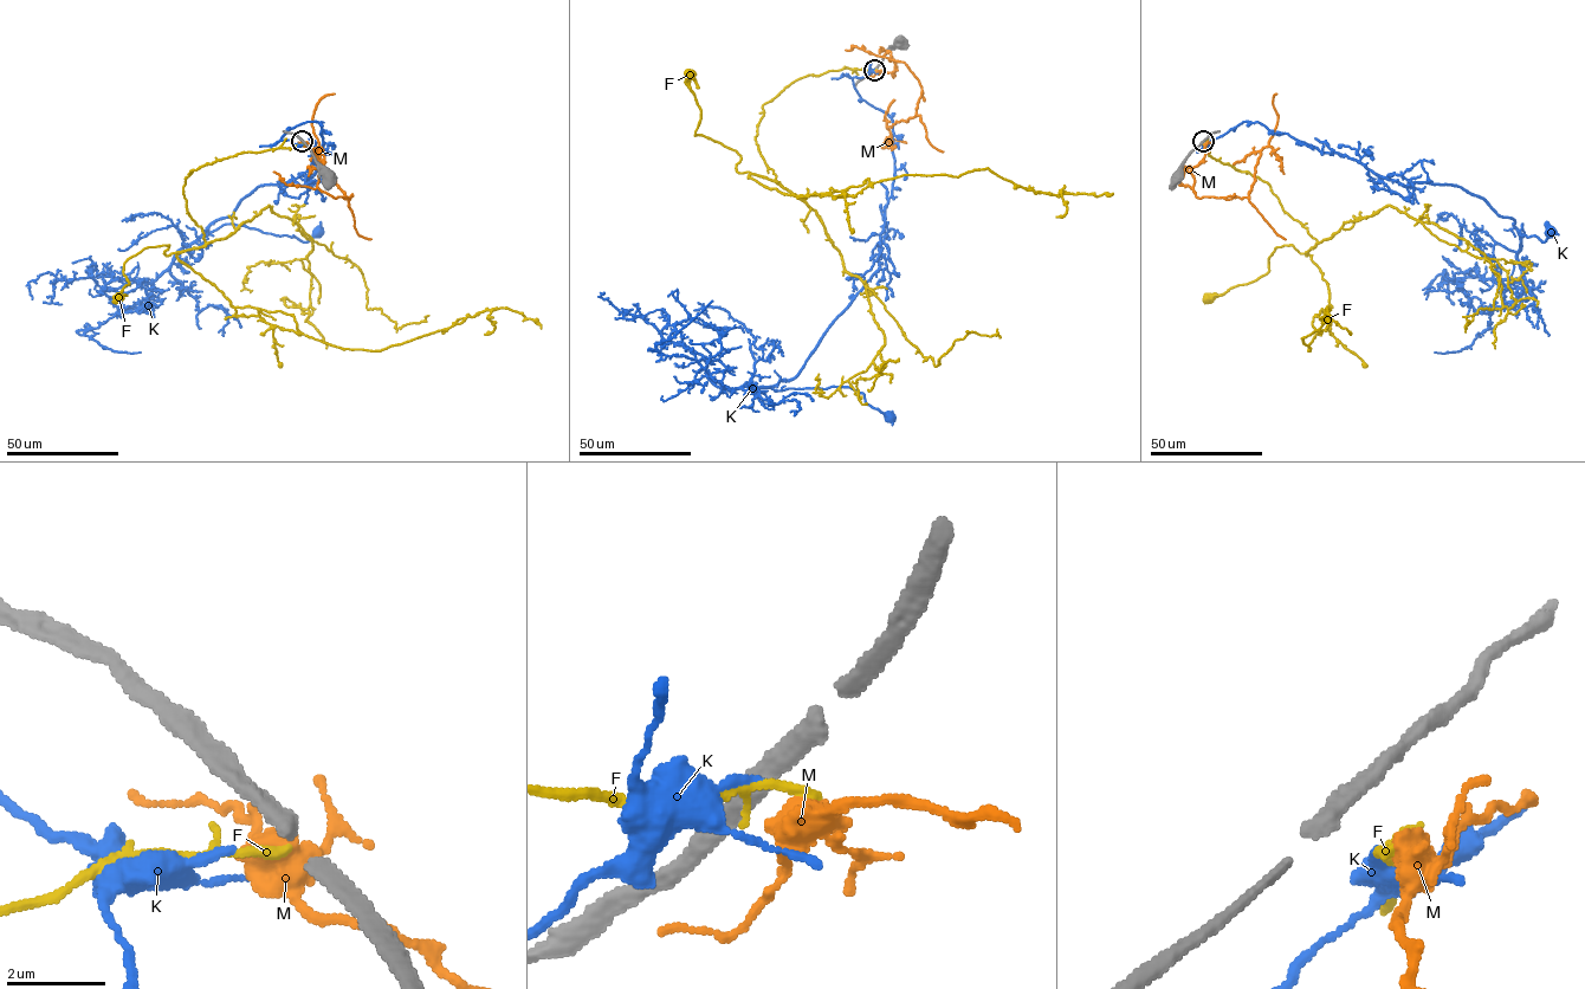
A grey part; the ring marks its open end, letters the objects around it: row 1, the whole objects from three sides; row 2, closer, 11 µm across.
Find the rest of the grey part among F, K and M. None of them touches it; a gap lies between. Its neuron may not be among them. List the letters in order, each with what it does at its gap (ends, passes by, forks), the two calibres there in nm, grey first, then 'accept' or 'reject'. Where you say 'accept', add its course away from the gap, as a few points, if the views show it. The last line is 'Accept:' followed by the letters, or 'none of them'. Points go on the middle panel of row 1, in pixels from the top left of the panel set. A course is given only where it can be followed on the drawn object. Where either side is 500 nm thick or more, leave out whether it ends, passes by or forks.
F: it passes by; 360 nm thick on the grey side, 140 nm on the other; reject
K: it ends there; 360 nm thick on the grey side, 200 nm on the other; reject
M: it passes by; 360 nm thick on the grey side, 480 nm on the other; reject
Accept: none of them

